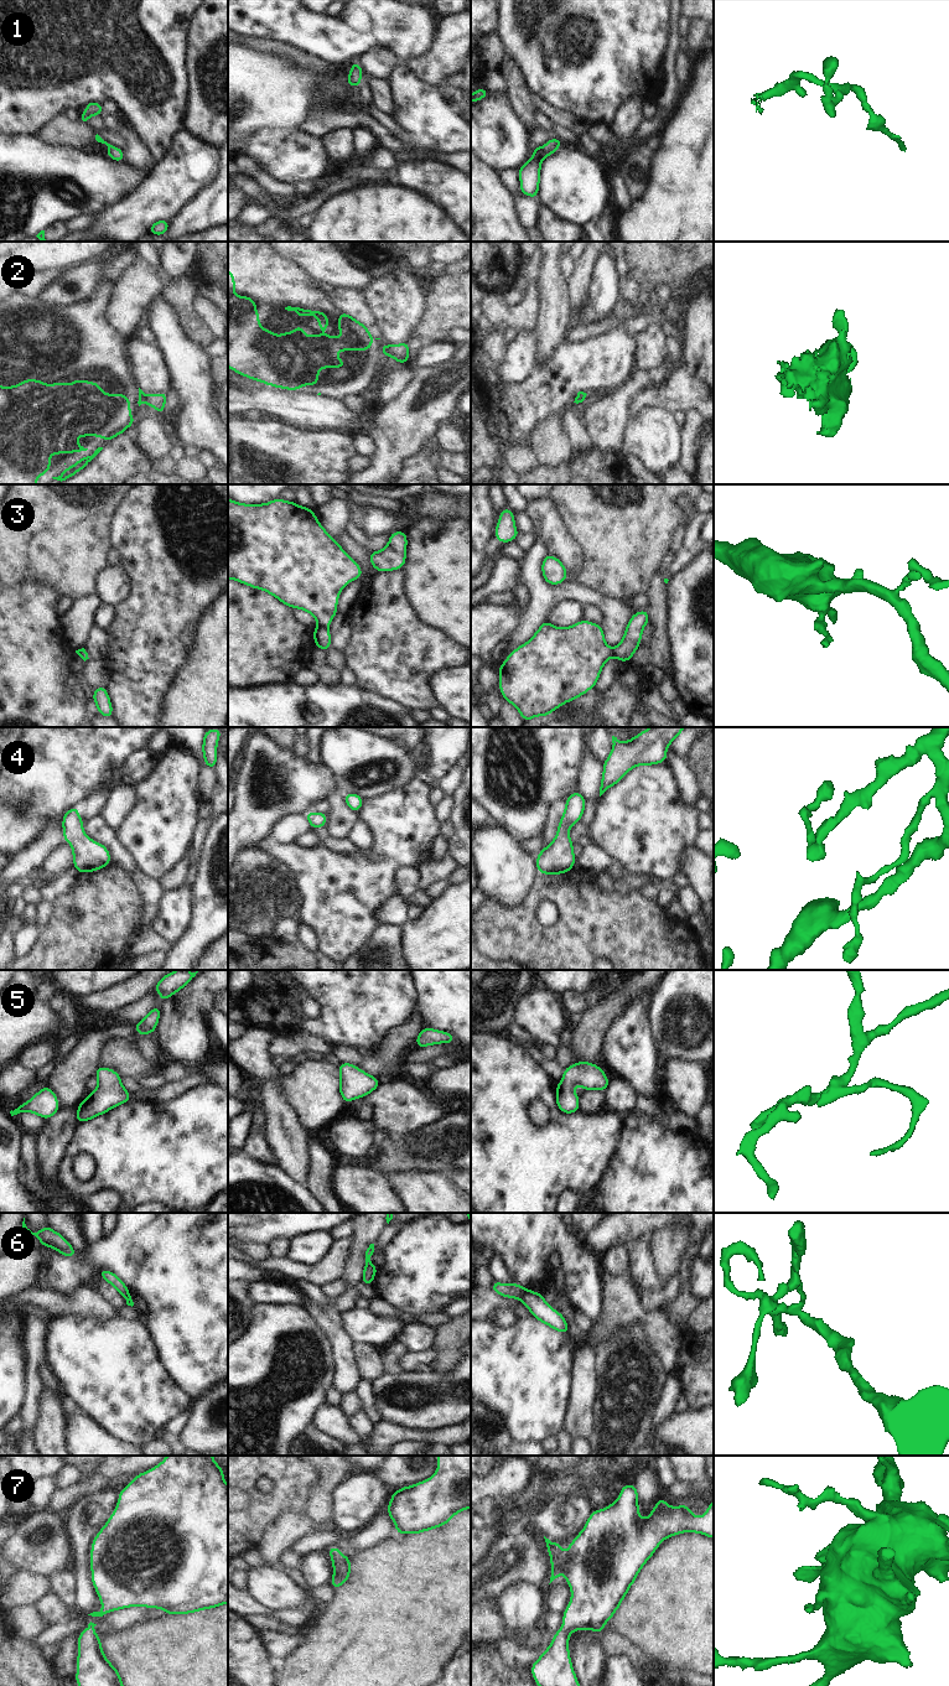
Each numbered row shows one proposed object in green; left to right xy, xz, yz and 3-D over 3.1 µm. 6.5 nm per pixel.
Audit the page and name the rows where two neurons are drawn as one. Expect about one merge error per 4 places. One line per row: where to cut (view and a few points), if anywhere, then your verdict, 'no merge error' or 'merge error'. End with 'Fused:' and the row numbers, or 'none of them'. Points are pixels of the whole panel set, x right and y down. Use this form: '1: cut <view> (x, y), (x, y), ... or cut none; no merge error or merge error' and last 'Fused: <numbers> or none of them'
1: cut none; no merge error
2: cut xz (387, 346), (388, 354); merge error
3: cut xz (319, 626), (327, 628); merge error
4: cut none; no merge error
5: cut none; no merge error
6: cut yz (527, 1291), (519, 1298); merge error
7: cut none; no merge error
Fused: 2, 3, 6

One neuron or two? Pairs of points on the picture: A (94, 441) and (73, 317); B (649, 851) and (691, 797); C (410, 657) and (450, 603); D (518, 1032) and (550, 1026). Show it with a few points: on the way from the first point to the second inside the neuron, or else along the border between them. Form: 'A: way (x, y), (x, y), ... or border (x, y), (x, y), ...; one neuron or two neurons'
A: way (78, 410), (78, 354), (73, 348); one neuron
B: border (677, 774), (683, 798), (695, 804); two neurons
C: border (410, 607), (424, 622), (444, 632), (456, 643); two neurons
D: border (513, 1021), (530, 1036), (533, 1043); two neurons

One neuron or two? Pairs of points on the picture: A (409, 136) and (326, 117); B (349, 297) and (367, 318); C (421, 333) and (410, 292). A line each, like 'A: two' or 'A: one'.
A: two
B: one
C: two

